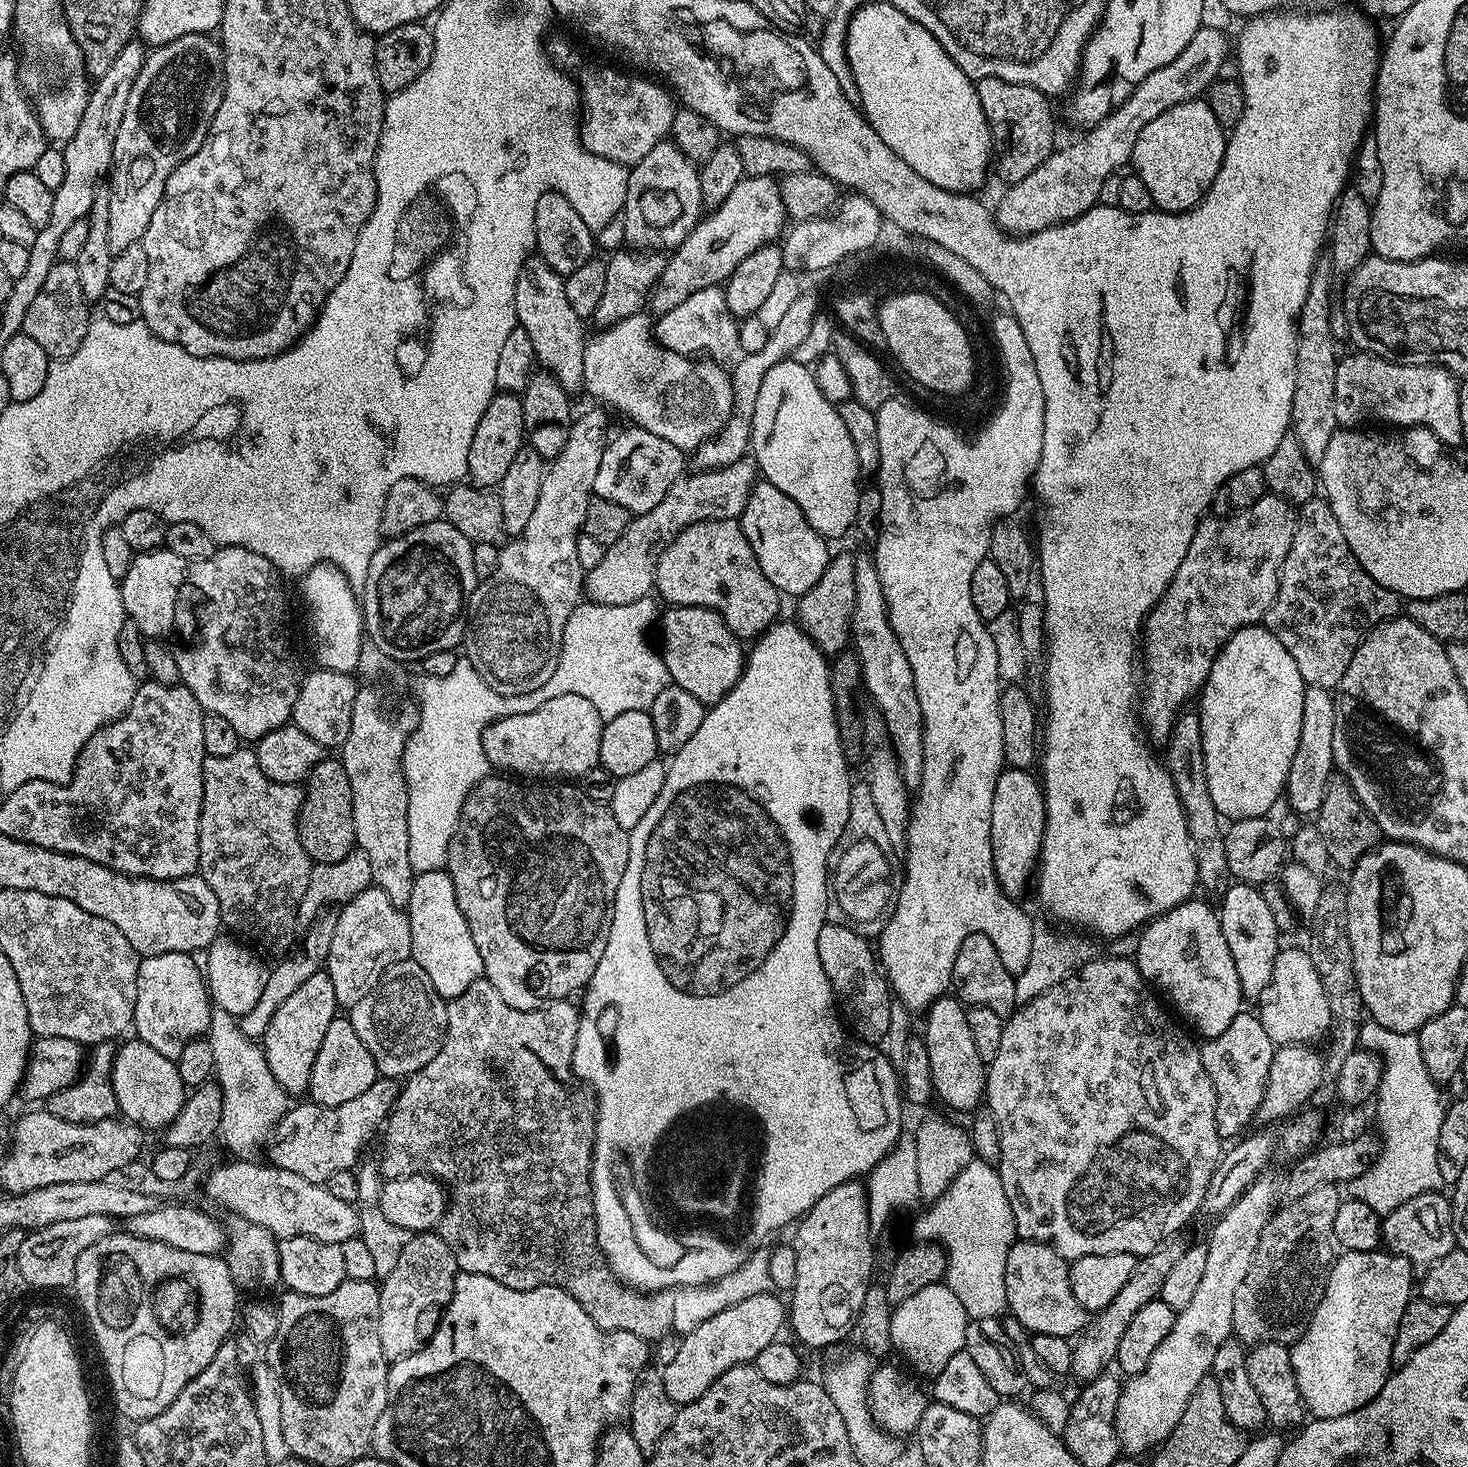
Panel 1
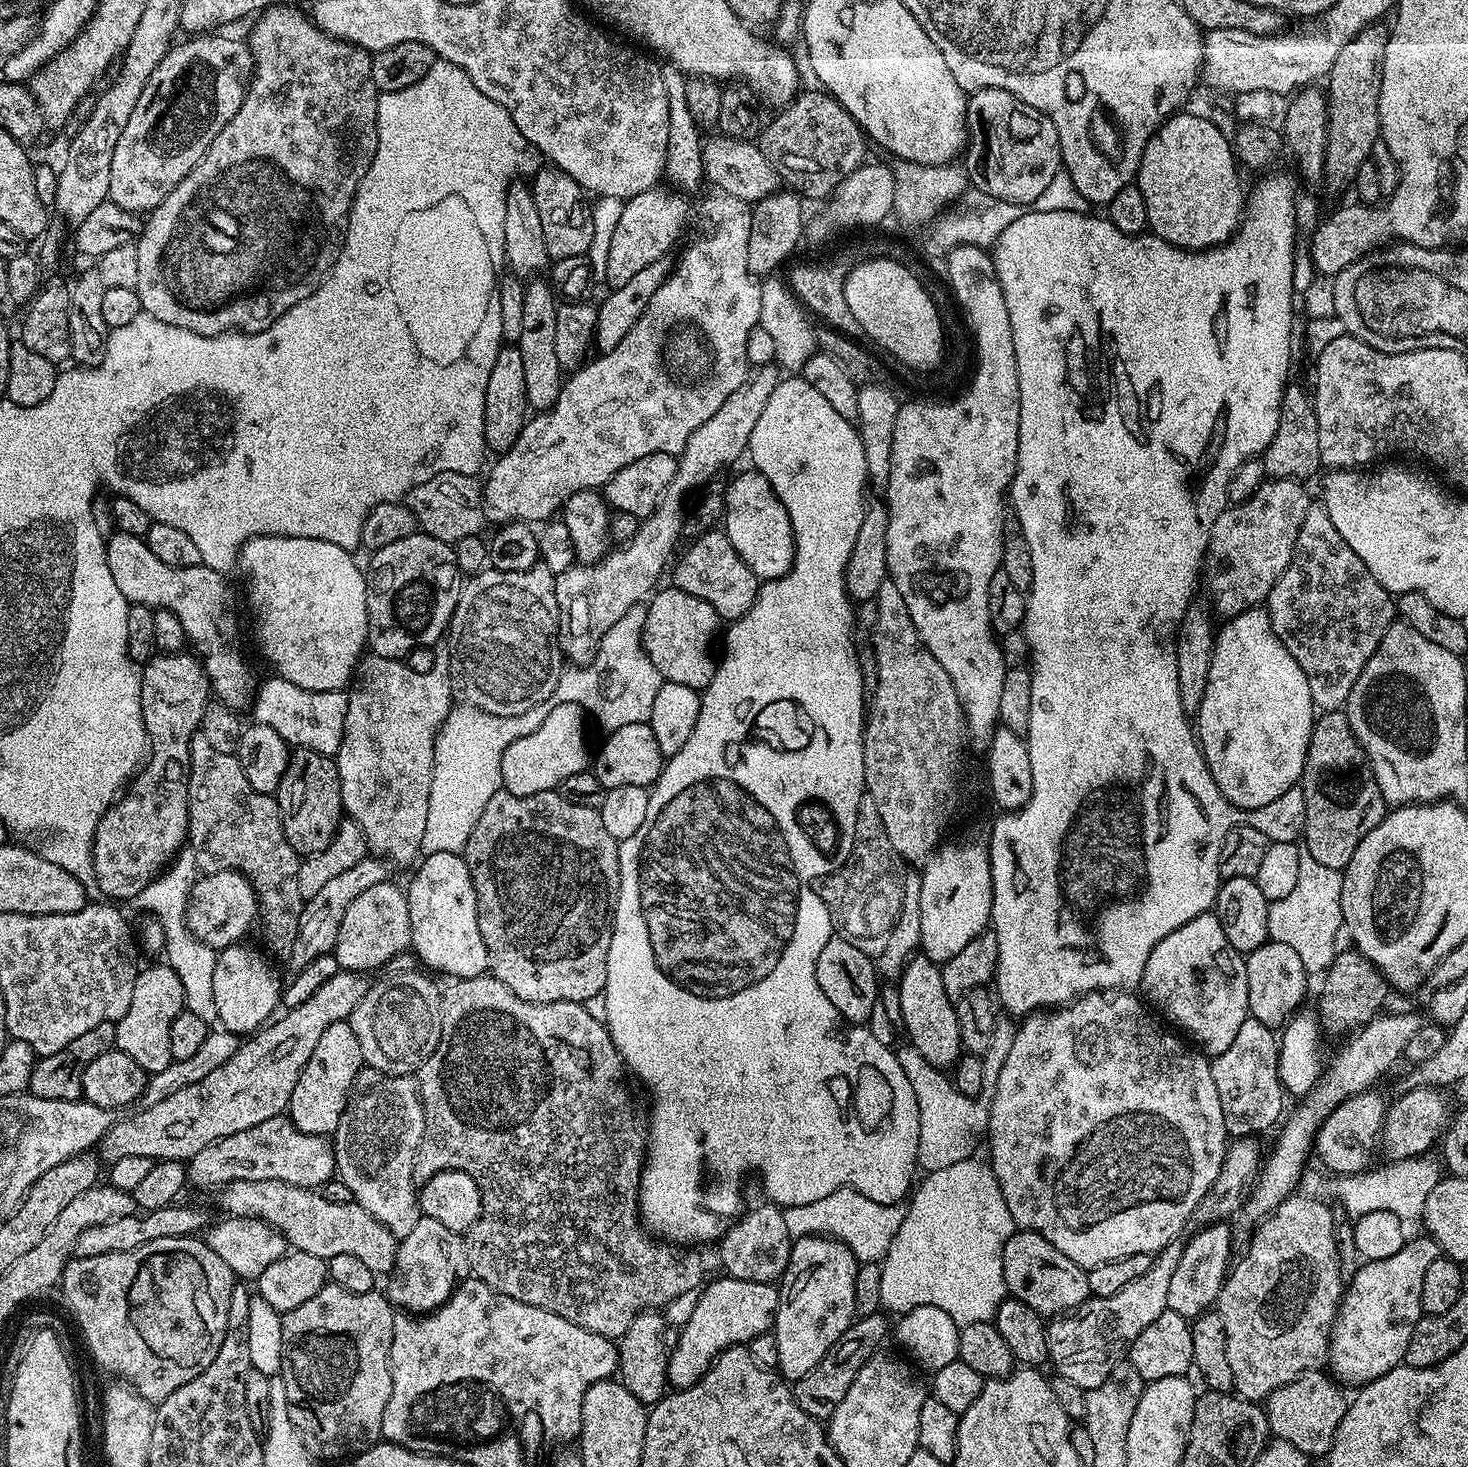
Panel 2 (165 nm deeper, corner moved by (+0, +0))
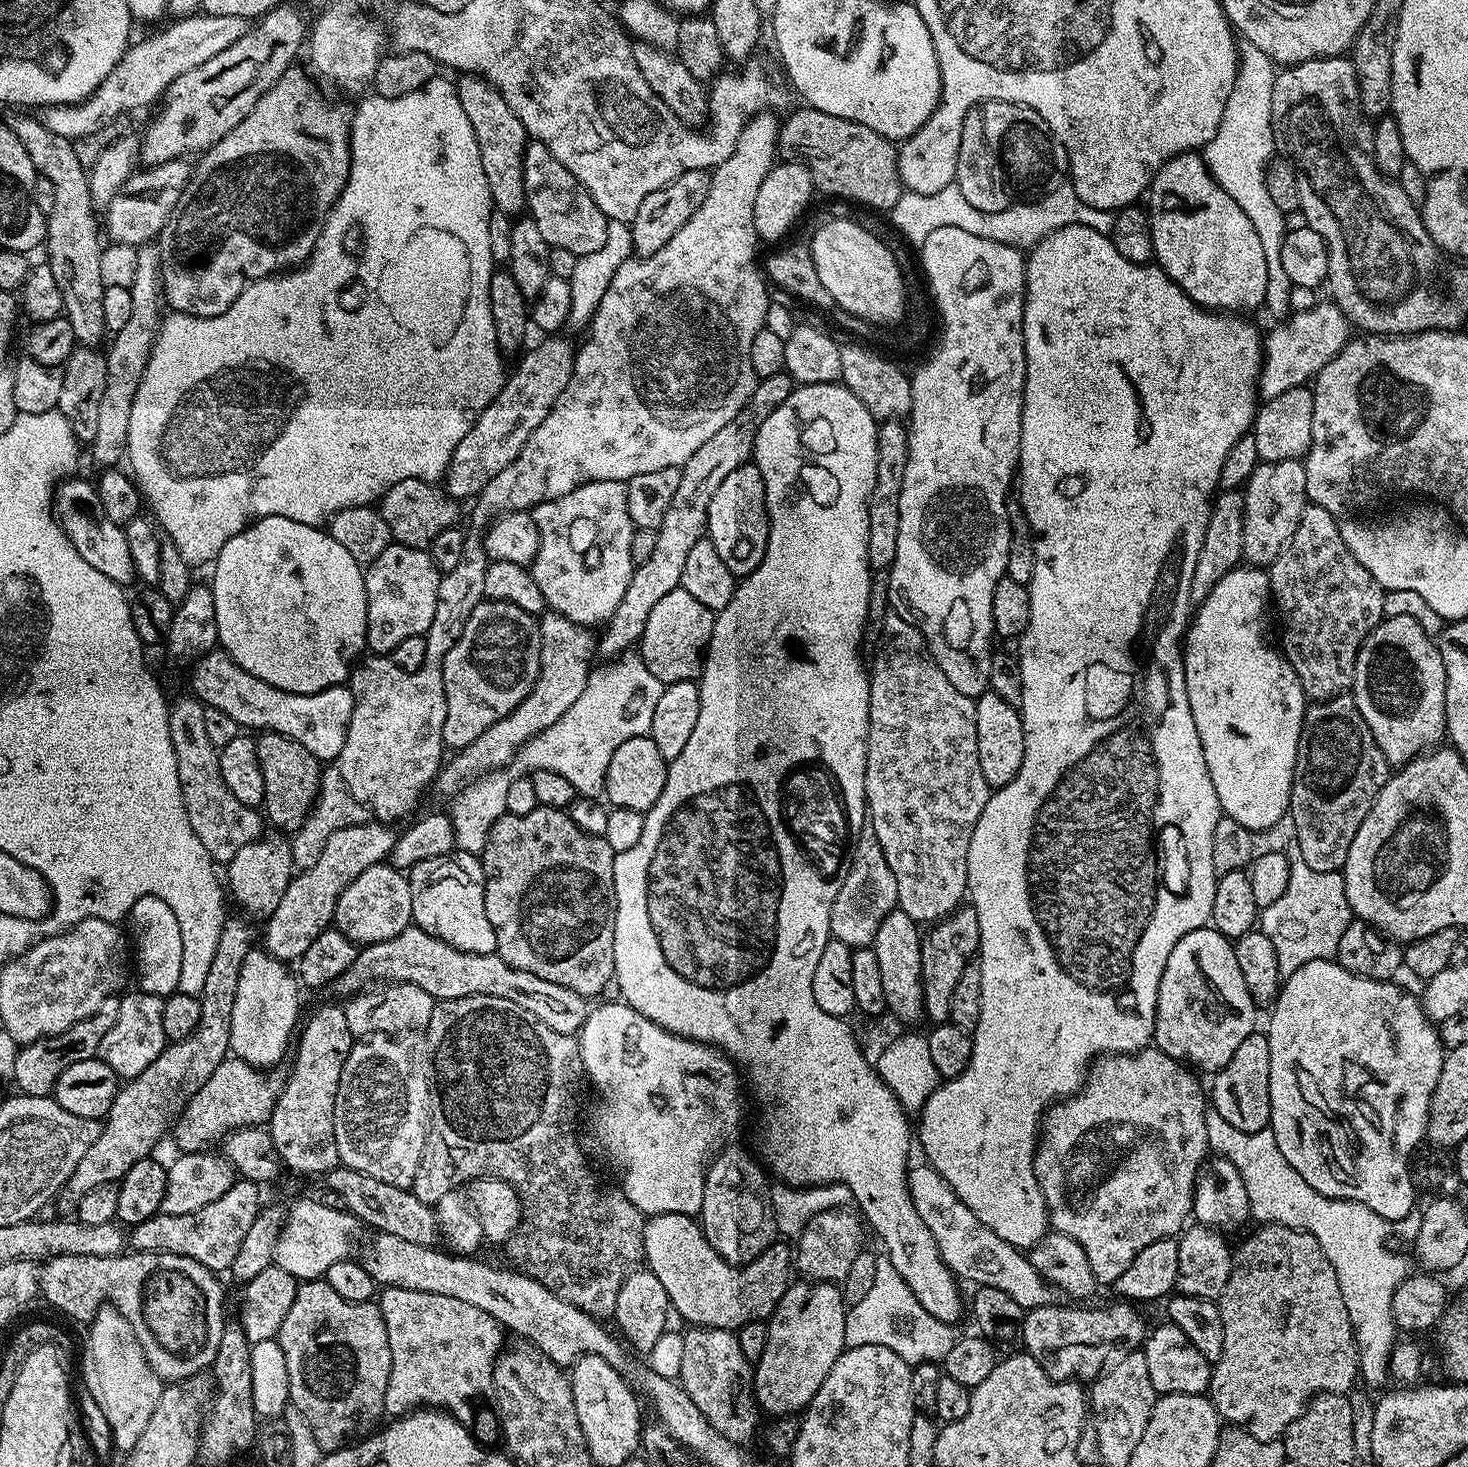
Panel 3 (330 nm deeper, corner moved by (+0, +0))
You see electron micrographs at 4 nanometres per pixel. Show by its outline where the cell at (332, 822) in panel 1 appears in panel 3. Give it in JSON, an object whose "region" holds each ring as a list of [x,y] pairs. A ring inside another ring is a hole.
{"region":[[[261,731],[255,737],[255,742],[264,787],[263,815],[271,827],[272,824],[276,827],[273,829],[291,834],[302,826],[316,800],[316,792],[320,788],[321,761],[310,754],[310,750],[302,746],[302,742],[294,742],[294,738],[277,732]]]}

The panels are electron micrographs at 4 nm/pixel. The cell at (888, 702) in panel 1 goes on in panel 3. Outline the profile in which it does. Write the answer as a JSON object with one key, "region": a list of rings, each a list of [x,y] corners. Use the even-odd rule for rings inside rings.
{"region":[[[891,610],[884,612],[882,619],[884,621],[880,624],[880,649],[876,652],[876,669],[873,667],[870,672],[870,714],[868,715],[866,778],[864,779],[866,816],[874,826],[874,834],[878,834],[878,842],[882,846],[882,854],[886,854],[886,862],[890,870],[894,870],[894,882],[898,882],[898,907],[906,914],[910,914],[910,918],[914,918],[917,924],[928,926],[956,911],[963,901],[960,899],[965,899],[968,890],[970,838],[974,838],[974,826],[978,826],[978,818],[982,818],[982,810],[986,810],[990,789],[986,778],[982,778],[982,766],[978,762],[975,699],[966,694],[958,694],[958,689],[950,683],[950,678],[942,674],[938,662],[930,654],[928,643],[916,625],[906,622],[906,618]]]}

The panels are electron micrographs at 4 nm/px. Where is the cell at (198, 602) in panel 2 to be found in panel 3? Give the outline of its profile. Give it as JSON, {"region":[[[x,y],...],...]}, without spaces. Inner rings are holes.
{"region":[[[65,479],[54,493],[54,515],[60,528],[66,534],[66,538],[70,538],[74,550],[78,550],[78,554],[82,554],[82,558],[86,558],[86,562],[90,562],[90,566],[94,566],[94,570],[106,574],[106,578],[110,578],[118,585],[128,586],[131,580],[137,579],[137,575],[134,570],[134,558],[130,558],[130,548],[126,546],[124,529],[121,525],[110,522],[110,518],[106,518],[106,514],[102,514],[95,483],[91,479],[89,481],[76,479]]]}

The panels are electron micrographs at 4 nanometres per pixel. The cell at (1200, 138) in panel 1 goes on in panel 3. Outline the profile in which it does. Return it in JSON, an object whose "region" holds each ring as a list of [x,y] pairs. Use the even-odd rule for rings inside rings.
{"region":[[[1184,152],[1167,160],[1152,179],[1146,193],[1146,211],[1152,227],[1155,263],[1195,304],[1220,314],[1248,314],[1268,292],[1268,252],[1260,237],[1257,221],[1246,218],[1246,210],[1218,186],[1203,155]]]}

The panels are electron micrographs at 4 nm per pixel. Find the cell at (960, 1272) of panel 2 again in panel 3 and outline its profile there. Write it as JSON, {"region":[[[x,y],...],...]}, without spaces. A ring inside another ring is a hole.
{"region":[[[887,1258],[878,1259],[878,1270],[874,1274],[874,1282],[870,1291],[845,1311],[846,1338],[849,1348],[873,1344],[886,1346],[913,1366],[921,1362],[942,1362],[946,1354],[950,1354],[950,1346],[958,1339],[958,1332],[952,1324],[944,1324],[934,1318],[914,1298],[910,1286],[901,1278]]]}

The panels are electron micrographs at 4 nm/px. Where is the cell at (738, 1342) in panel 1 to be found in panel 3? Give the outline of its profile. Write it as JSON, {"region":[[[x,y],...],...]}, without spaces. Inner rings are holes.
{"region":[[[658,1214],[644,1221],[644,1259],[649,1272],[653,1272],[666,1286],[671,1308],[678,1310],[681,1321],[697,1328],[726,1328],[739,1330],[751,1320],[767,1321],[778,1306],[782,1294],[786,1294],[790,1277],[794,1272],[794,1252],[784,1242],[777,1242],[748,1264],[731,1264],[720,1257],[705,1238],[704,1231],[693,1217],[686,1214]]]}

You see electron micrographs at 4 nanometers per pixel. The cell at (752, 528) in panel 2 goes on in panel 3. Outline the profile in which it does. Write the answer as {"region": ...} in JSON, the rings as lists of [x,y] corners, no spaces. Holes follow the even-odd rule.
{"region":[[[754,462],[738,466],[738,470],[733,470],[722,481],[722,486],[714,490],[714,498],[710,498],[706,538],[714,542],[714,550],[718,550],[722,562],[730,566],[732,575],[737,578],[749,576],[762,562],[768,545],[768,511],[762,474]]]}

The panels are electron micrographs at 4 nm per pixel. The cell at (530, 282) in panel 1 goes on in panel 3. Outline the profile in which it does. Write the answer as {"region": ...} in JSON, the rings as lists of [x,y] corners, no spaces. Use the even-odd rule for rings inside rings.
{"region":[[[464,74],[455,81],[458,102],[474,126],[474,138],[478,138],[478,150],[482,154],[482,170],[486,170],[486,182],[490,182],[490,194],[497,212],[516,218],[525,211],[524,202],[524,147],[529,134],[522,126],[518,114],[506,106],[506,98],[496,87],[479,74]]]}

